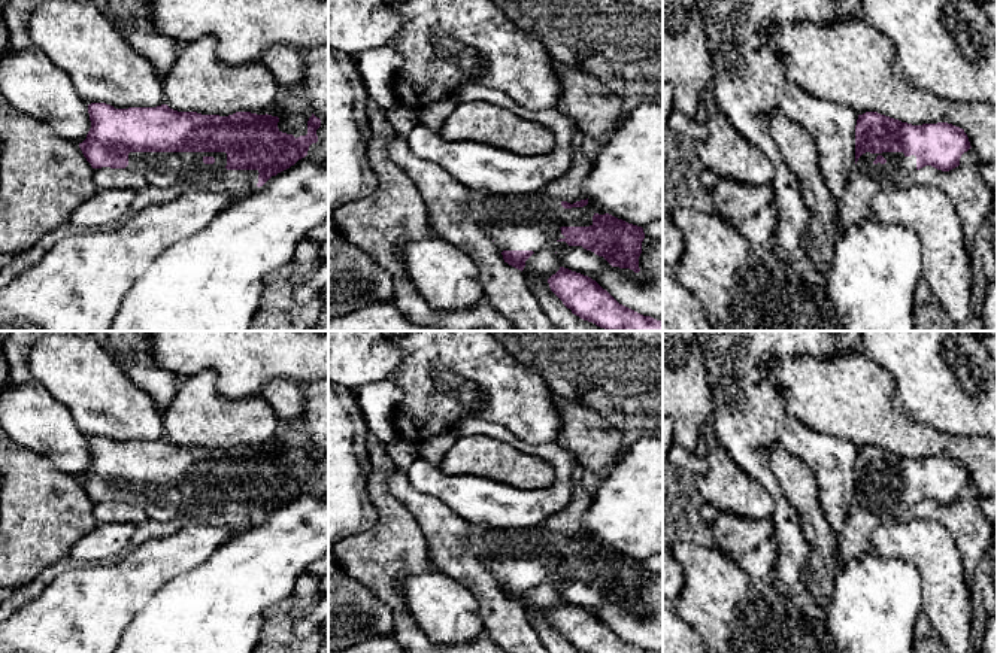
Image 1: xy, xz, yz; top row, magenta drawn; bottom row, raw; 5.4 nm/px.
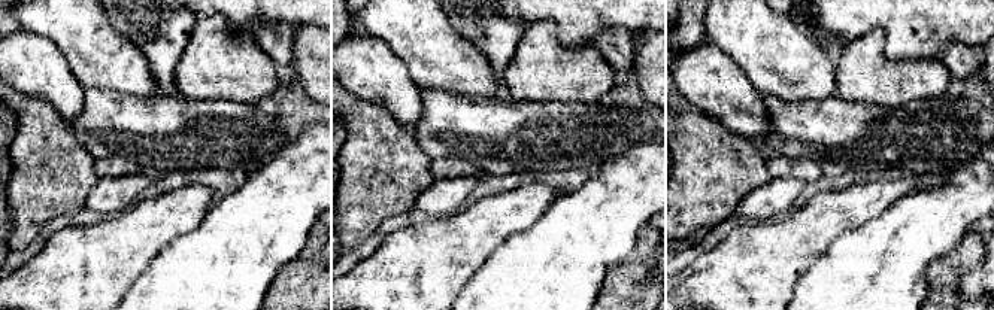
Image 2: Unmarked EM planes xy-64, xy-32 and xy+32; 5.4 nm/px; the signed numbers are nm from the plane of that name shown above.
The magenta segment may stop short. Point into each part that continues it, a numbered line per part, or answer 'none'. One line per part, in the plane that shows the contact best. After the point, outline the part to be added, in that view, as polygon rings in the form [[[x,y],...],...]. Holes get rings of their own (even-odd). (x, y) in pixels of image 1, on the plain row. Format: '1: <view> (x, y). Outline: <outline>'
1: xy (160, 503). Outline: [[[130,486],[125,502],[160,522],[175,517],[207,520],[210,516],[225,513],[257,520],[258,504],[227,504],[225,499],[225,486]]]

